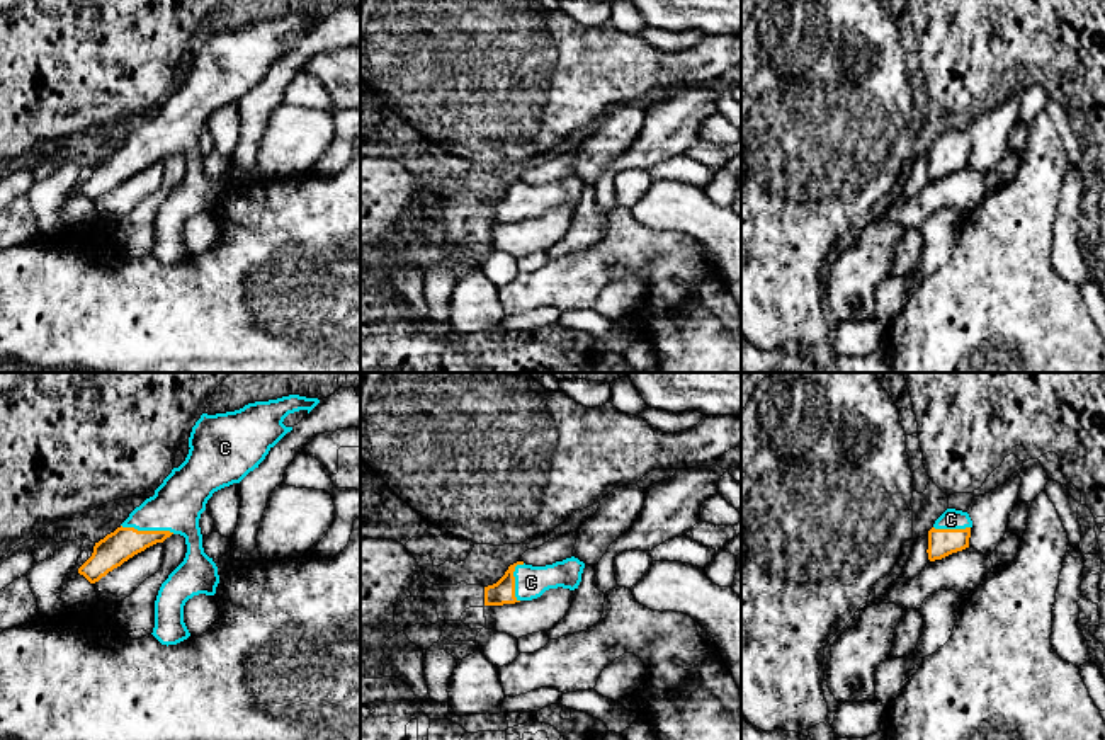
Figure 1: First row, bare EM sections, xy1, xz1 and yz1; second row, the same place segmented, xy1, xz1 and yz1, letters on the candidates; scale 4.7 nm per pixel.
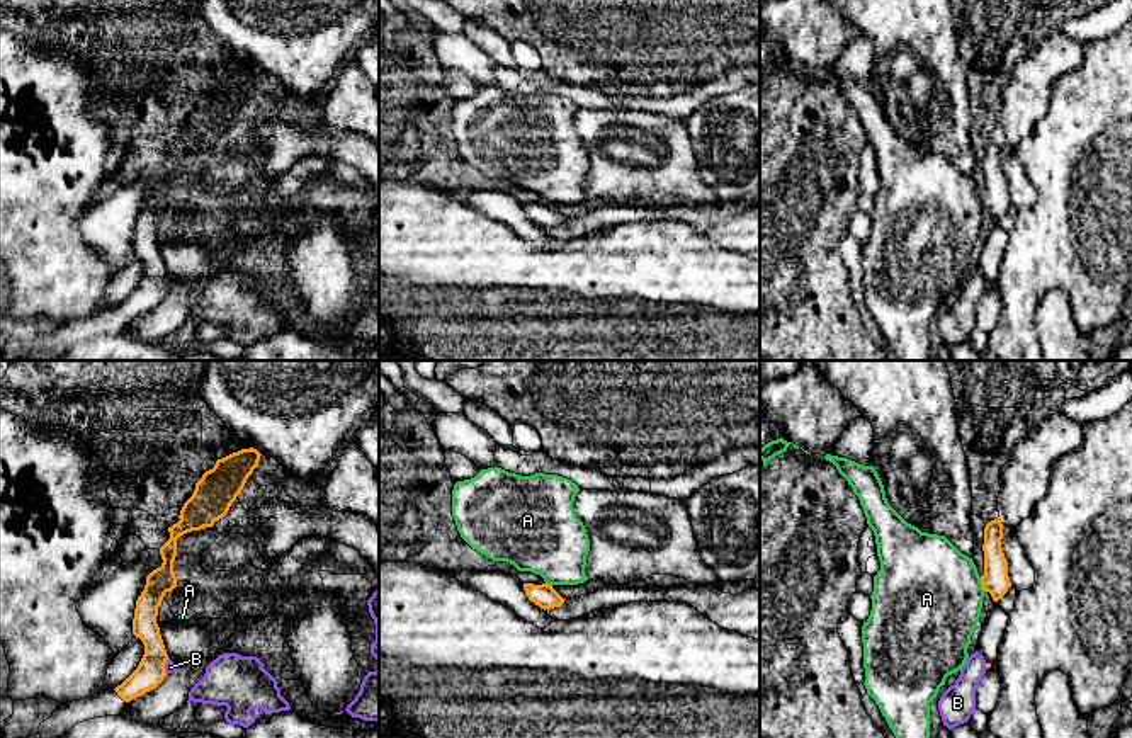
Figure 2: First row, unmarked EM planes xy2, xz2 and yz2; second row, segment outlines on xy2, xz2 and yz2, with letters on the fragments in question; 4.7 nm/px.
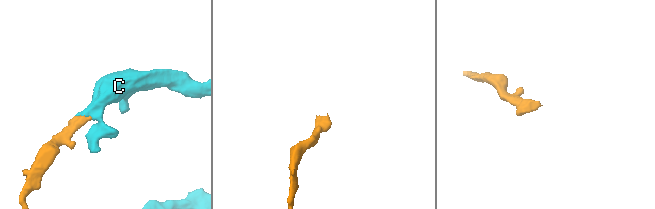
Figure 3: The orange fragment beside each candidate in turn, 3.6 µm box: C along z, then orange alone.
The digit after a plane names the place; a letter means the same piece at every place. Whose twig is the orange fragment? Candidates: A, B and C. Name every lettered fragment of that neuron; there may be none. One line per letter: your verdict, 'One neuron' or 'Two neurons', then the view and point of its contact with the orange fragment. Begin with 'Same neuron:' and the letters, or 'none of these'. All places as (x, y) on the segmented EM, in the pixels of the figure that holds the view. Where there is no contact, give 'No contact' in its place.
Same neuron: C
A: Two neurons. Touches orange at yz2 (981, 582)
B: Two neurons. Touches orange at xy2 (164, 667)
C: One neuron. Touches orange at xy1 (148, 531)

